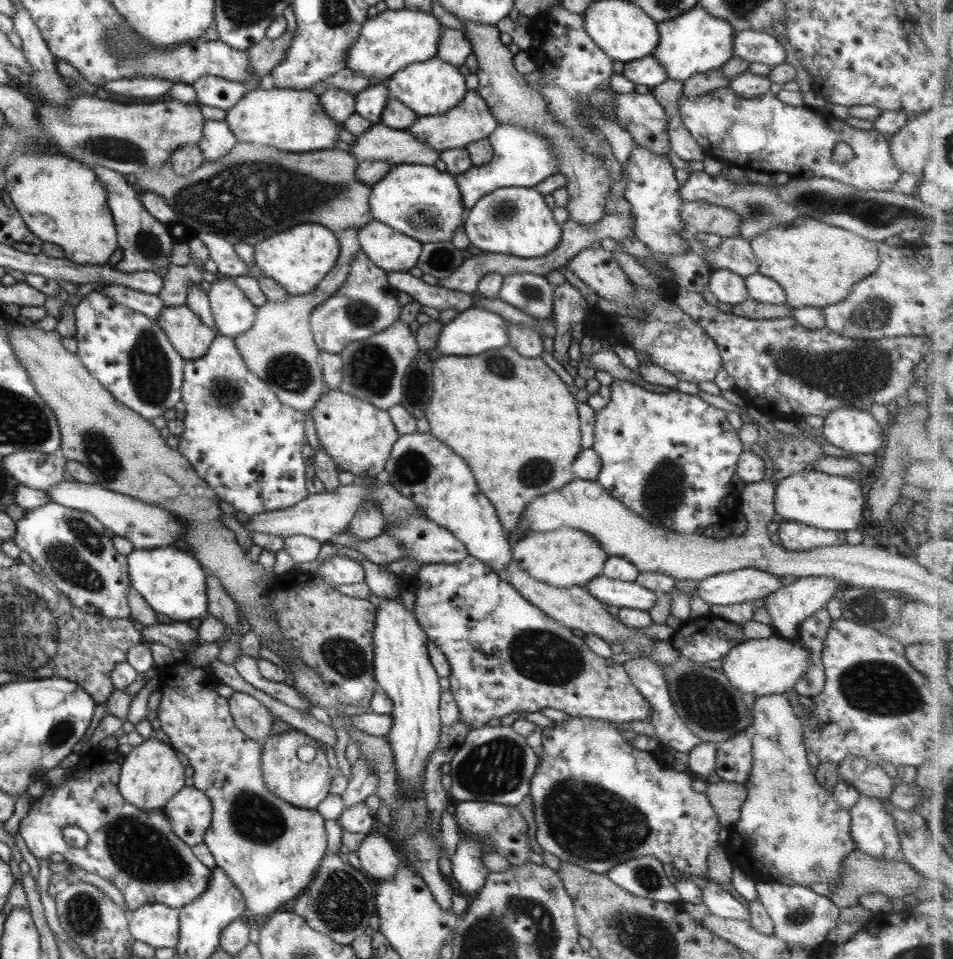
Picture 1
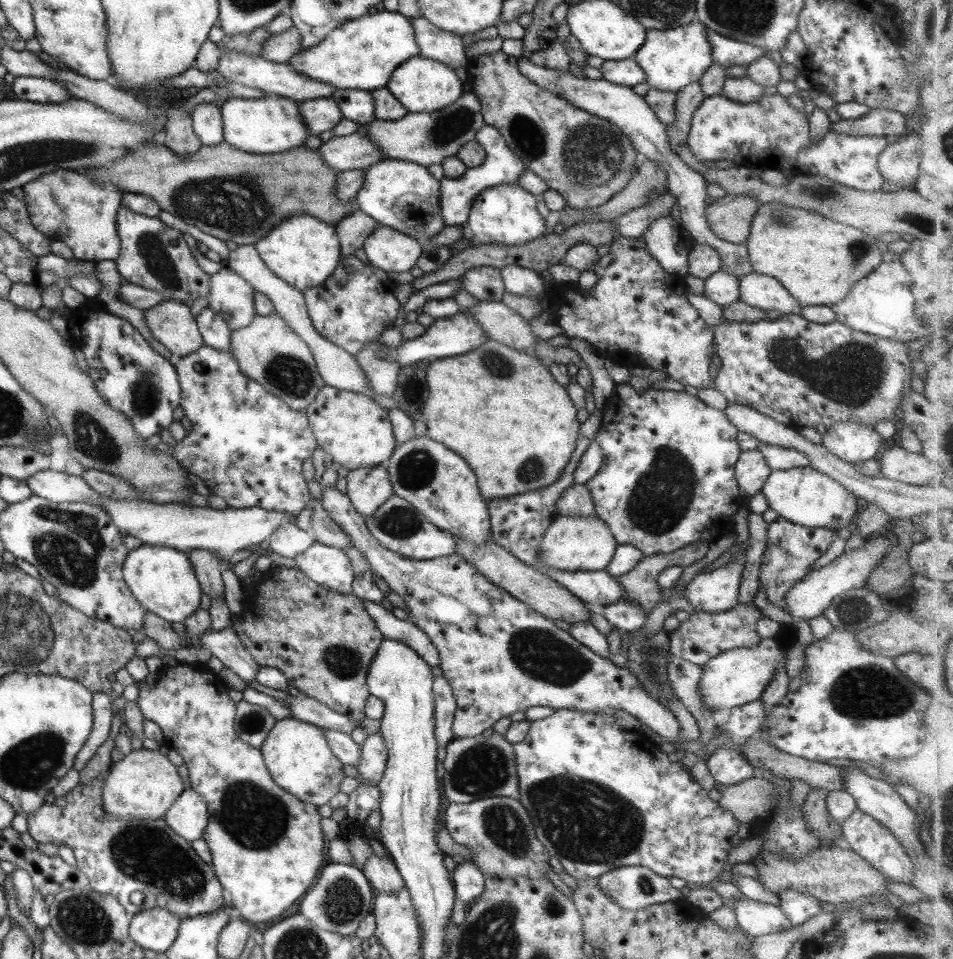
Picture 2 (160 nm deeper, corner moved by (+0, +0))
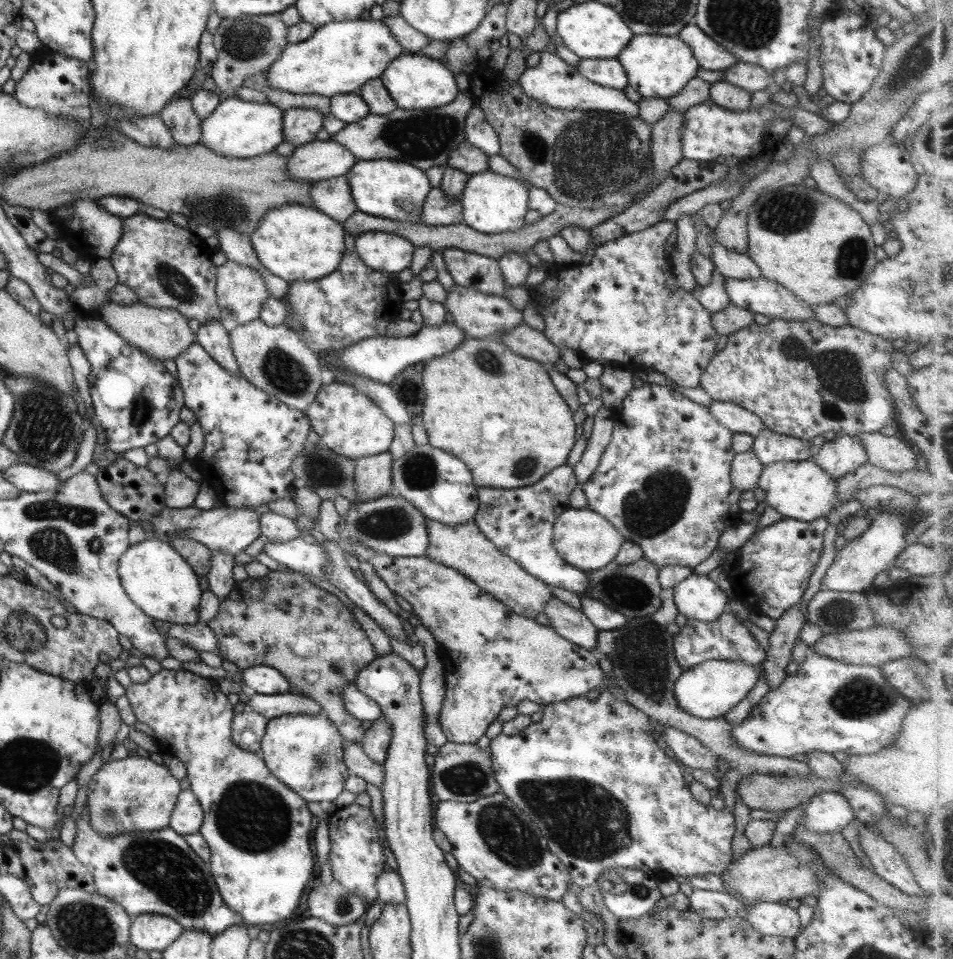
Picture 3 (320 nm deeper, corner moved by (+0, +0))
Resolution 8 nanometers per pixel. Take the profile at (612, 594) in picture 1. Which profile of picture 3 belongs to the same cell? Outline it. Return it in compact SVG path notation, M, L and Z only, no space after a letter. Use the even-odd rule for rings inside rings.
M563 464L552 468L537 482L521 488L476 487L477 510L472 522L485 539L527 574L549 587L557 586L581 596L588 585L586 571L567 564L551 546L553 523L559 513L569 507L569 494L578 486L572 467Z

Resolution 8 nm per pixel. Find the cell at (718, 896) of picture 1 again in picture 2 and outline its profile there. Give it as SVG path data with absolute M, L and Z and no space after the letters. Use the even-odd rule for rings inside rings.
M748 898L736 900L733 904L737 924L750 938L781 932L792 927L789 919L777 905Z

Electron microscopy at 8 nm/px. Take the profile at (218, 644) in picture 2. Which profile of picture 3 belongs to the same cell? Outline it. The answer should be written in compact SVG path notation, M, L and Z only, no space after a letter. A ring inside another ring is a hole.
M152 619L152 625L165 638L180 640L198 652L216 652L216 640L211 629L205 624L171 624L162 620Z

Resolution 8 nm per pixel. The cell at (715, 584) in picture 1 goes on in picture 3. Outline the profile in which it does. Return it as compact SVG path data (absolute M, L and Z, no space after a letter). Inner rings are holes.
M693 572L672 586L672 599L679 614L701 622L714 621L730 606L725 593L713 581Z

